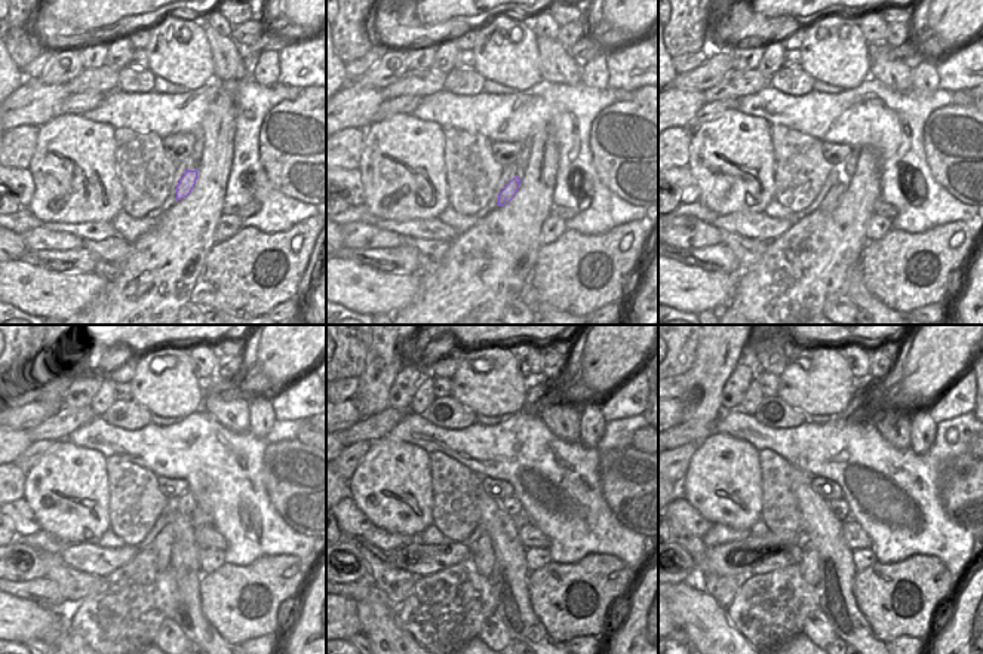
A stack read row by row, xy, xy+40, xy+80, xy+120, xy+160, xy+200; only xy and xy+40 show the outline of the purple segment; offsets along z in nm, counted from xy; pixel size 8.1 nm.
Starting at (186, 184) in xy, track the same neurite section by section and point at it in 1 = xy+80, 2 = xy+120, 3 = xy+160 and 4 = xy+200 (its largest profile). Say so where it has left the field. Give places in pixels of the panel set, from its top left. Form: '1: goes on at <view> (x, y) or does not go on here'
1: goes on at xy+80 (833, 197)
2: goes on at xy+120 (163, 540)
3: goes on at xy+160 (484, 559)
4: goes on at xy+200 (810, 568)

